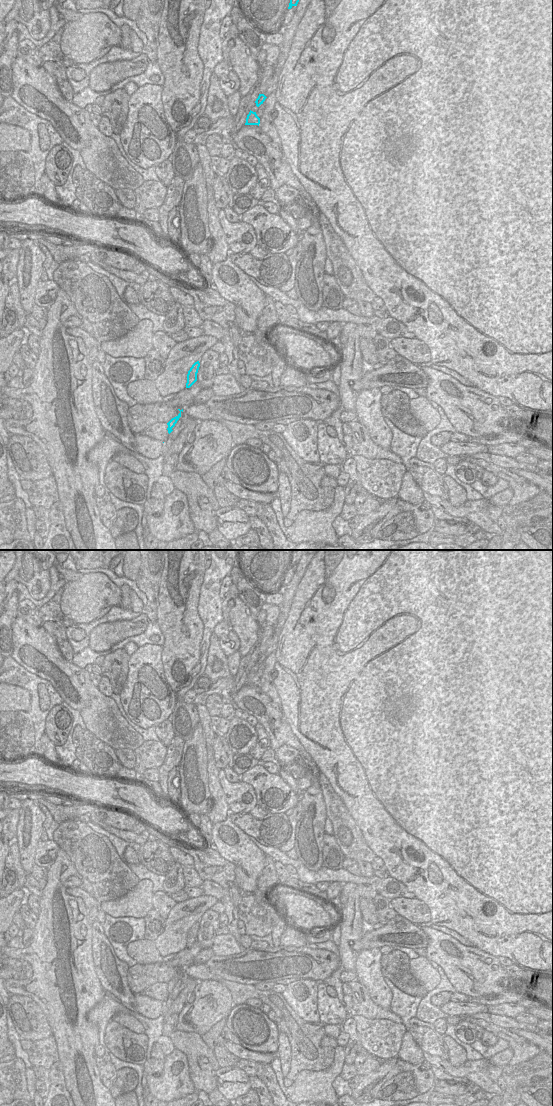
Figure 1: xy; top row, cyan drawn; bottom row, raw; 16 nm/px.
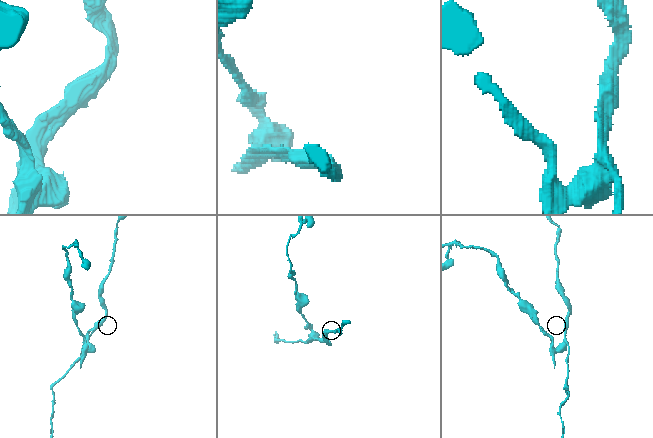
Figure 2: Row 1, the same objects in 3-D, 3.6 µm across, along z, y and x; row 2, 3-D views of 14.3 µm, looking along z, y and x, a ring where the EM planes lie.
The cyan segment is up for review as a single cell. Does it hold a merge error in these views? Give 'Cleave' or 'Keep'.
Cleave

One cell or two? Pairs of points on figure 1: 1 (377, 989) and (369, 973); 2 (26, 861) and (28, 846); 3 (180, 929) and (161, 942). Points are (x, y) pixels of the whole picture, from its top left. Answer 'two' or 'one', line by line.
1: one
2: one
3: one

